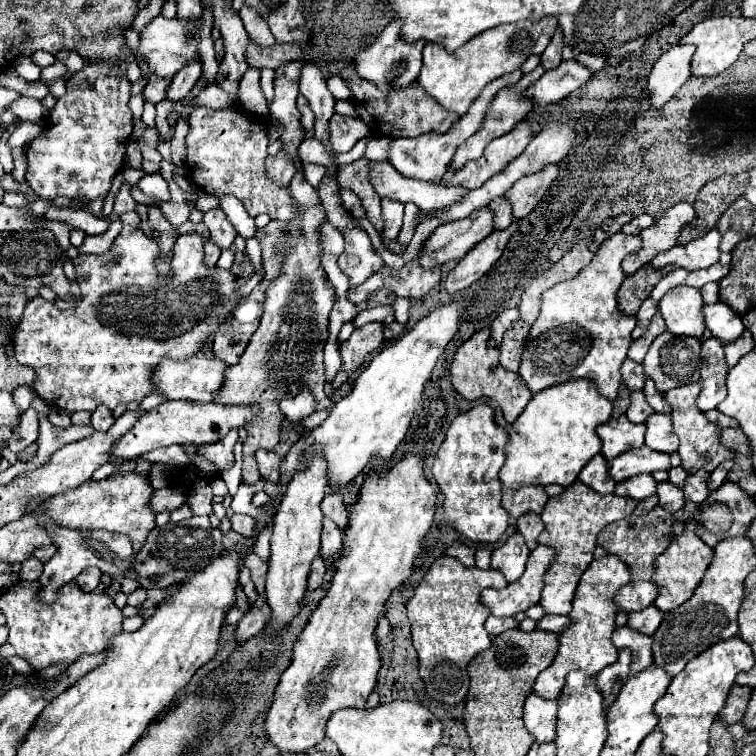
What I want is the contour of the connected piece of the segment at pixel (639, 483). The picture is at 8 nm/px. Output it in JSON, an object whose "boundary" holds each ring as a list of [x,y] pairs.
{"boundary":[[[643,473],[643,475],[637,475],[633,479],[625,479],[625,481],[617,483],[615,493],[623,495],[623,497],[631,497],[635,501],[641,501],[641,499],[655,493],[655,485],[657,485],[655,479],[649,473]]]}

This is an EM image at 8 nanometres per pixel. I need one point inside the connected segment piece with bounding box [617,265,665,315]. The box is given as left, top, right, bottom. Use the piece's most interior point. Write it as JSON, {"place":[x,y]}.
{"place":[636,288]}

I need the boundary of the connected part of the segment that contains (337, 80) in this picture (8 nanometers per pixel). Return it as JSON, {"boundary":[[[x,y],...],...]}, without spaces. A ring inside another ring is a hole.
{"boundary":[[[339,75],[329,77],[327,79],[327,87],[335,95],[335,99],[343,99],[343,101],[349,101],[351,99],[351,91],[349,91],[349,87],[345,85],[345,81]]]}

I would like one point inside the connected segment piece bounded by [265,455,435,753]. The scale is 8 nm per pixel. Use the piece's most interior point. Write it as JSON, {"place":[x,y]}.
{"place":[335,662]}

